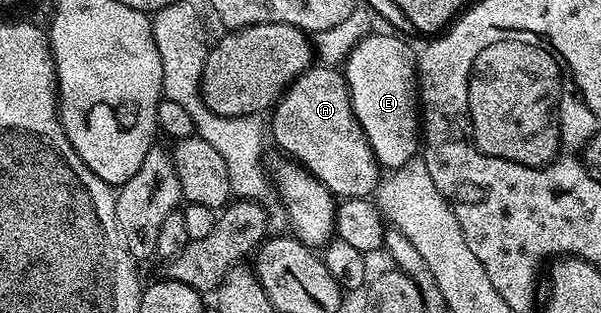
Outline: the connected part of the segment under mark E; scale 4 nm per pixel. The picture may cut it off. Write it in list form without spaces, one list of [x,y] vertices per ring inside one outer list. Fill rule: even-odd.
[[[373,32],[348,53],[348,59],[342,64],[342,73],[354,116],[358,124],[362,124],[362,132],[366,132],[366,140],[381,167],[391,172],[417,157],[422,146],[422,107],[418,101],[418,58],[414,50],[412,54],[411,48],[392,34]]]

